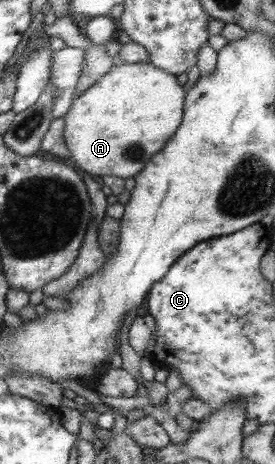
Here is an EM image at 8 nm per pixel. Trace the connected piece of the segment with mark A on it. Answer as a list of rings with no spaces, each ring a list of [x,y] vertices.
[[[149,62],[118,63],[84,94],[73,97],[64,119],[64,143],[70,161],[96,179],[102,175],[128,178],[140,172],[150,155],[159,153],[183,121],[182,87],[174,75]]]

